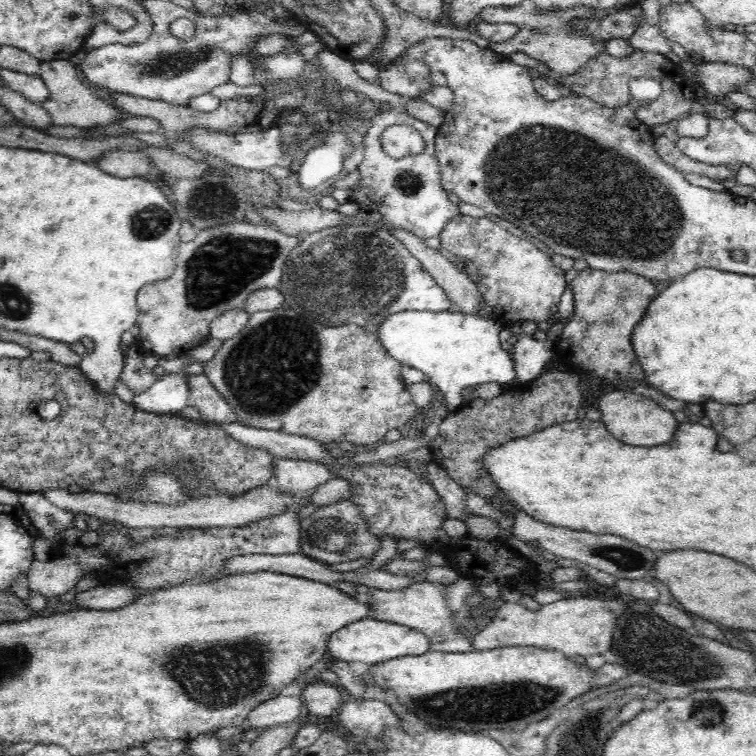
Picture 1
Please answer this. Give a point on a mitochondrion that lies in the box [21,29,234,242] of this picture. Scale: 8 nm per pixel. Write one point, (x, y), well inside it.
(176, 63)

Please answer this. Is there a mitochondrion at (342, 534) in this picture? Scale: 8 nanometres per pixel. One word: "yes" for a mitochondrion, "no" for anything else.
yes

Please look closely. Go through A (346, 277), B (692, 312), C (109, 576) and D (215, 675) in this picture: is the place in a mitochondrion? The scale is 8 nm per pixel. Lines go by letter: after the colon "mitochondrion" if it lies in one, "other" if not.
A: mitochondrion
B: other
C: other
D: mitochondrion

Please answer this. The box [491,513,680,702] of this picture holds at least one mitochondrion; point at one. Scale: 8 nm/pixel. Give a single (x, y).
(624, 557)

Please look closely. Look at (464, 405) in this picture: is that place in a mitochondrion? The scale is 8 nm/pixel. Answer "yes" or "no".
no

